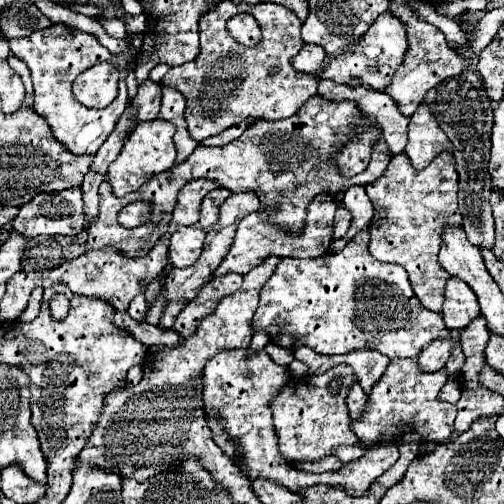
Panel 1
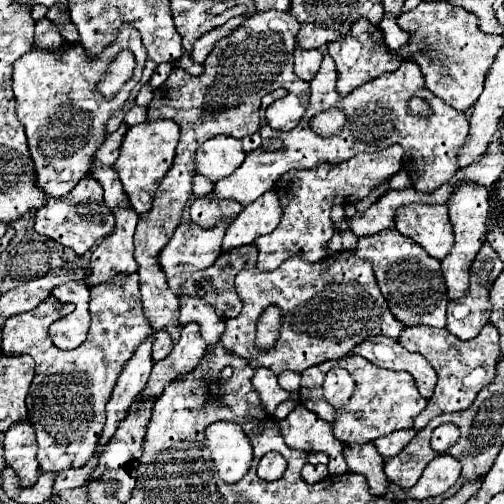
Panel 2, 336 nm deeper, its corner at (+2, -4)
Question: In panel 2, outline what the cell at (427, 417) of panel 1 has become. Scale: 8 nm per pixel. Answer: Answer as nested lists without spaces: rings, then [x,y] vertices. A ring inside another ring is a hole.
[[[382,335],[370,337],[362,341],[360,345],[356,345],[352,353],[362,355],[370,363],[384,367],[384,369],[408,371],[418,383],[420,395],[432,397],[434,385],[436,385],[436,373],[432,371],[432,367],[428,367],[428,361],[422,355],[406,351],[404,347],[400,347],[400,343],[396,343],[396,339],[382,337]]]

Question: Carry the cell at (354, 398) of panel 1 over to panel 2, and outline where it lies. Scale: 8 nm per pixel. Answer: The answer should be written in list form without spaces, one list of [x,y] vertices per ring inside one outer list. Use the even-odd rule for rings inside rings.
[[[374,443],[346,447],[344,457],[350,471],[362,473],[368,479],[372,495],[382,497],[388,493],[390,481],[384,475],[384,459],[380,459],[380,453],[376,451]]]

